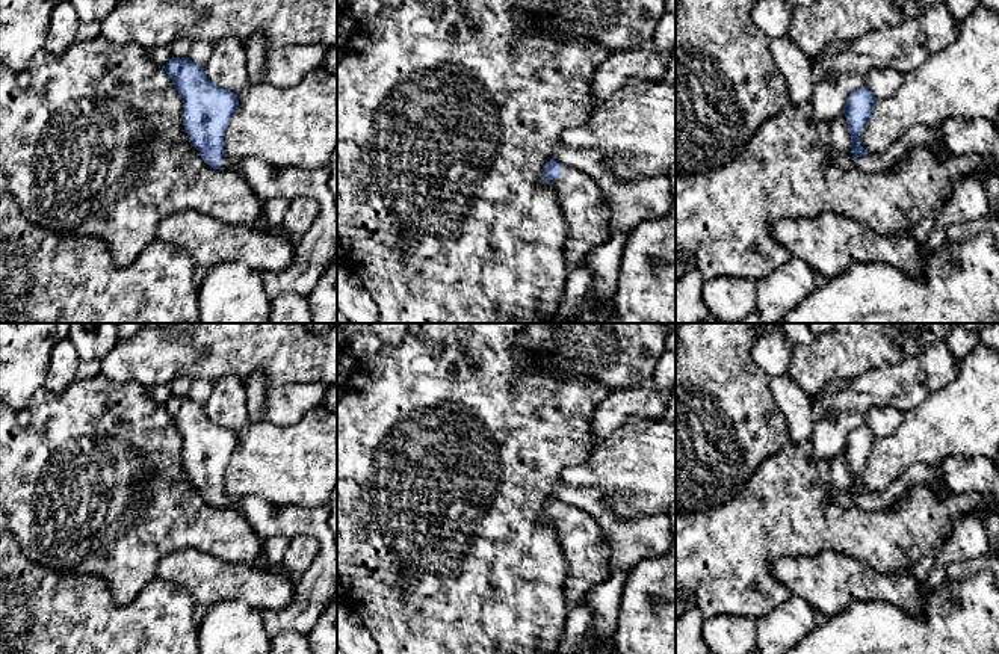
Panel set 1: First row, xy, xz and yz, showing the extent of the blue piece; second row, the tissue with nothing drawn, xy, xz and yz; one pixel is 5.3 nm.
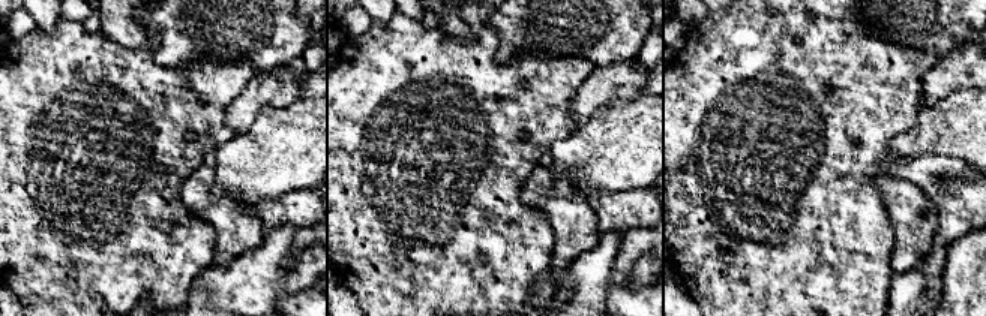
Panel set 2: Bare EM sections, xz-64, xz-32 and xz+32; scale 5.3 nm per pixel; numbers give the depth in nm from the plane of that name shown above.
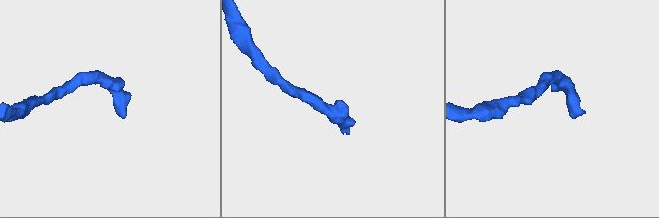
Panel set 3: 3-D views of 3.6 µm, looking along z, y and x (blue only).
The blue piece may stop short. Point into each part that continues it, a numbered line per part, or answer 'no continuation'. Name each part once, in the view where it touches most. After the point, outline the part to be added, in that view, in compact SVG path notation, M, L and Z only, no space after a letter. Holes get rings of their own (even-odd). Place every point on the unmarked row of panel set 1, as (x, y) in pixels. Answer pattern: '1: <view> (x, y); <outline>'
1: xz (587, 550); M561 503L561 515L550 523L568 562L565 600L574 604L611 575L611 545L594 517L579 507Z

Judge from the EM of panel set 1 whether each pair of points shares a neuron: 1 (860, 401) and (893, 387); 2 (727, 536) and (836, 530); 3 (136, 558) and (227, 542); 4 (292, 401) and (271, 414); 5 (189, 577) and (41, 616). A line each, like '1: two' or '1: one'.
1: one
2: one
3: one
4: one
5: two

